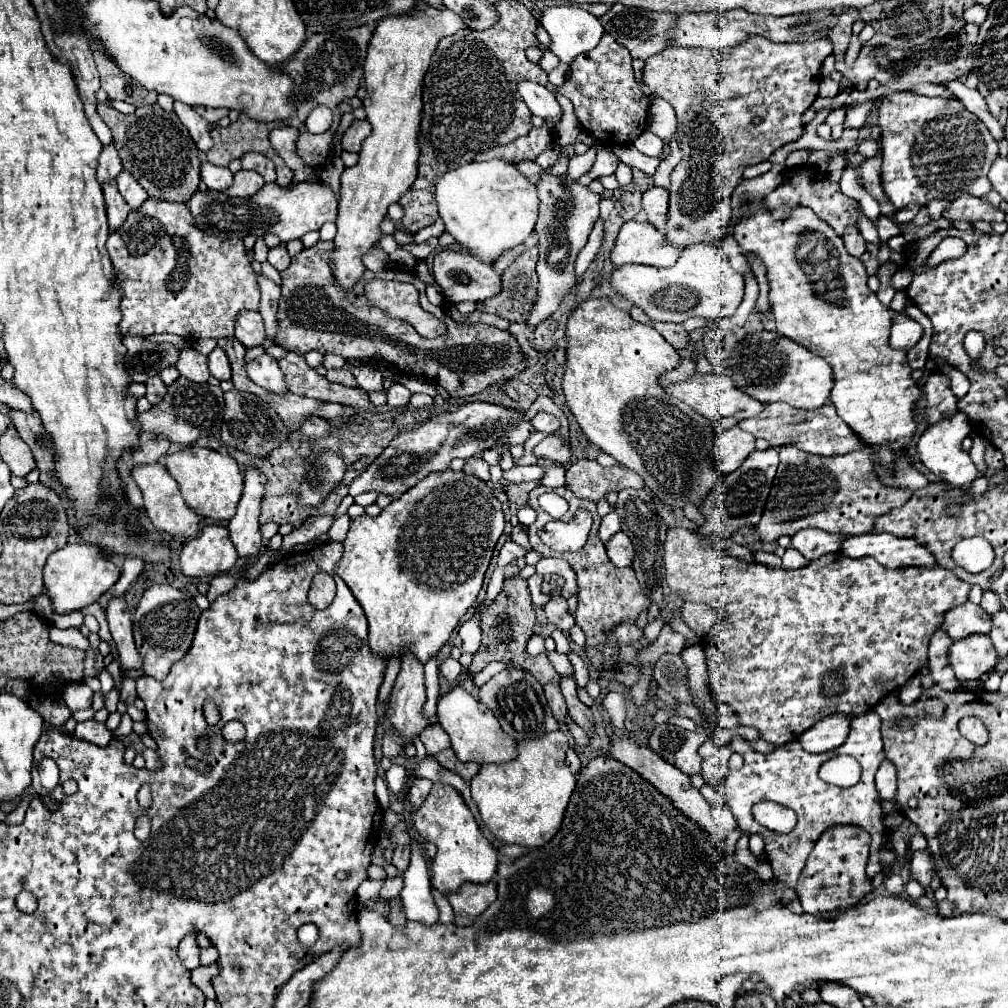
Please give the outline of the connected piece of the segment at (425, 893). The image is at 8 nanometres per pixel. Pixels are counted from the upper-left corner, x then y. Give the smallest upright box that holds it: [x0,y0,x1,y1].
[399,837,437,925]

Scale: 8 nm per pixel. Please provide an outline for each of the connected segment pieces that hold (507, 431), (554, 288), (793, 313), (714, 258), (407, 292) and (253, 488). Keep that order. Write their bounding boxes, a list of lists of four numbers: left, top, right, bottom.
[[349,401,533,497],[527,169,601,325],[733,199,919,453],[609,243,743,323],[365,279,445,339],[229,465,265,557]]

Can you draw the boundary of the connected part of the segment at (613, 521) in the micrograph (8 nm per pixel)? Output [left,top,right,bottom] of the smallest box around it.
[599,511,619,541]

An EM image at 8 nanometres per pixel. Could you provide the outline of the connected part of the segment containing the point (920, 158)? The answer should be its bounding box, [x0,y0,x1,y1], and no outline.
[875,91,999,211]

